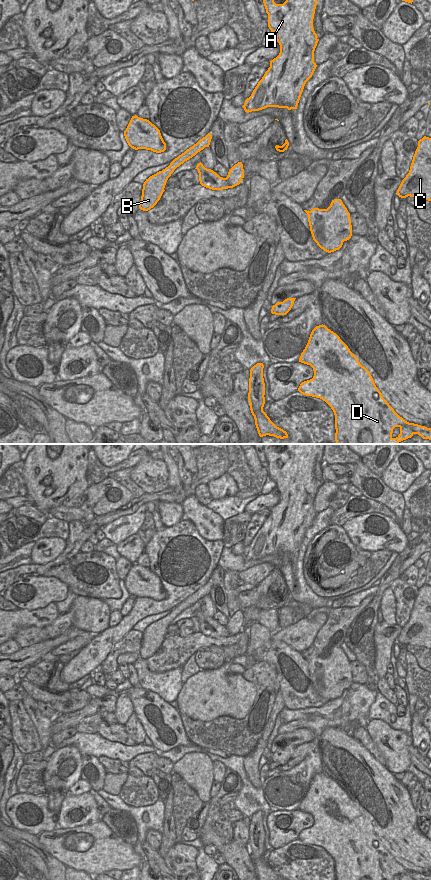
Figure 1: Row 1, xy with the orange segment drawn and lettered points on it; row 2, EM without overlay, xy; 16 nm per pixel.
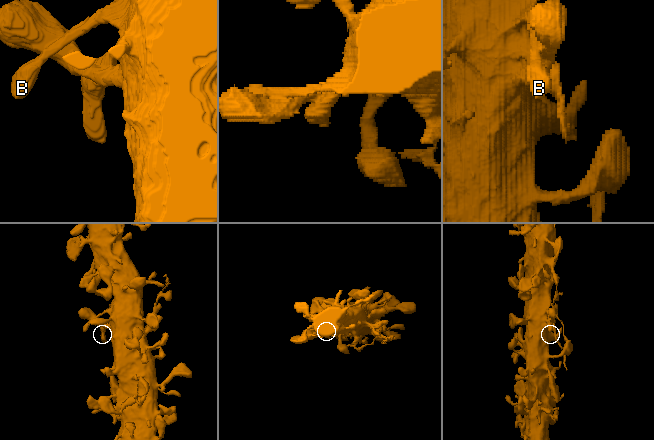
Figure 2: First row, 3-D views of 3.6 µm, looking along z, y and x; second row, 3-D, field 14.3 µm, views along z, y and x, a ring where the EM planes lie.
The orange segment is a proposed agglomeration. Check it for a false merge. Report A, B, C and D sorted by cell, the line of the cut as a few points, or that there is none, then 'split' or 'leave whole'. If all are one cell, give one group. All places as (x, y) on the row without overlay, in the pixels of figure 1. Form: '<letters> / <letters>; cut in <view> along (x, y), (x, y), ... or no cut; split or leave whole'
A B C D; no cut; leave whole

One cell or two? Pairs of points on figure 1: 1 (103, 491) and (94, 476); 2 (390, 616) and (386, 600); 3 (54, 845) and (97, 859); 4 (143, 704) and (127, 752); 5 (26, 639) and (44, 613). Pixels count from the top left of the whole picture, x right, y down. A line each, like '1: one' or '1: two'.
1: two
2: one
3: one
4: two
5: two

